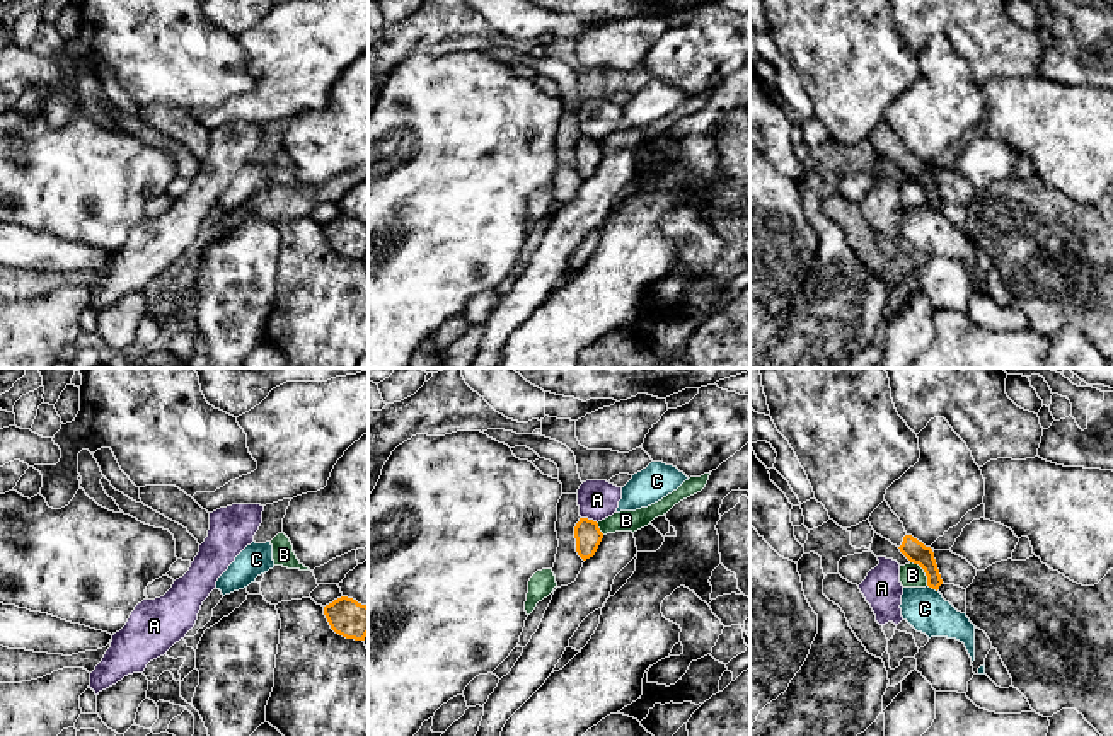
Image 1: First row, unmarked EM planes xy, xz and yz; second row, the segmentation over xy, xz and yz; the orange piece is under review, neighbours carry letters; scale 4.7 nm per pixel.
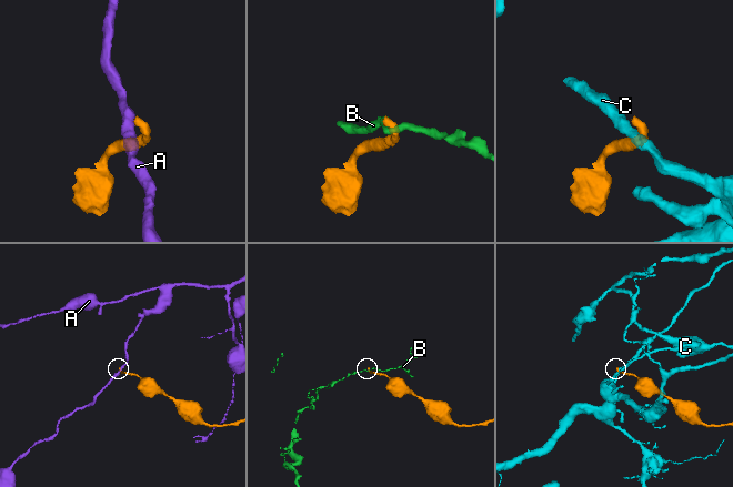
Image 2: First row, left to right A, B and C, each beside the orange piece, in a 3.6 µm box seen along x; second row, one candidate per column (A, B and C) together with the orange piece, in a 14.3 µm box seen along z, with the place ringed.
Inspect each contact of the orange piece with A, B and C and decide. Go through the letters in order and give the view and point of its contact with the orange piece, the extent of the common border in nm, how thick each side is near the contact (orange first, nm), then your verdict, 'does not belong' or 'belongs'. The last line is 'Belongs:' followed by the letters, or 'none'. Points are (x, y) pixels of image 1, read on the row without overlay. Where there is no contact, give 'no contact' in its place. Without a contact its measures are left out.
A: meets orange in xz at (590, 138); contact 90 nm long; 120 nm thick on the orange side, 190 nm on the other; does not belong
B: meets orange in yz at (924, 189); contact 150 nm long; 100 nm thick on the orange side, 110 nm on the other; does not belong
C: meets orange in yz at (933, 206); contact 60 nm long; 100 nm thick on the orange side, 200 nm on the other; does not belong
Belongs: none

